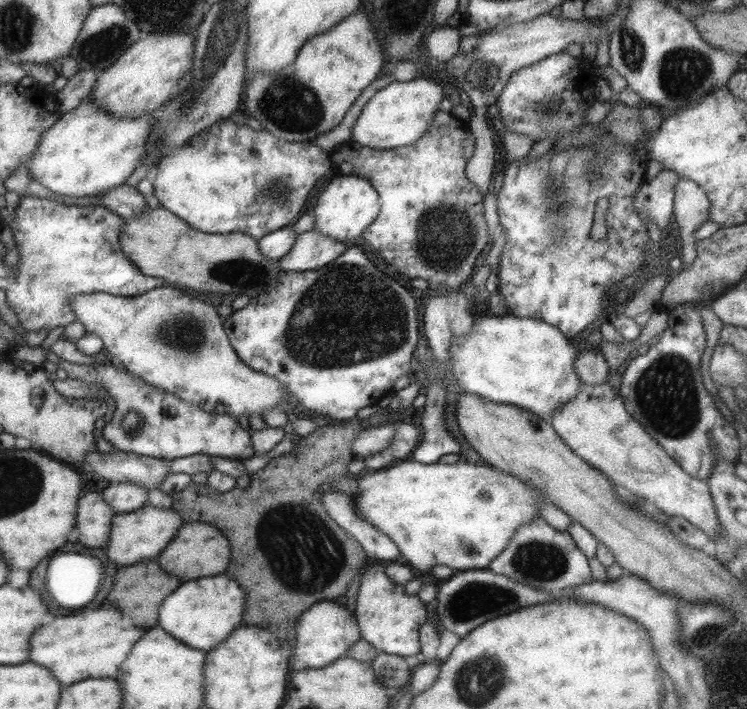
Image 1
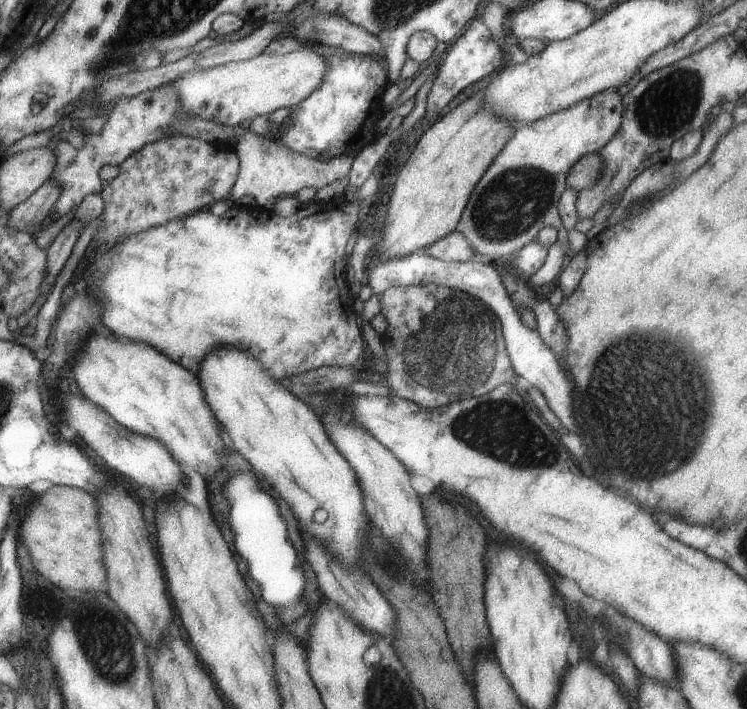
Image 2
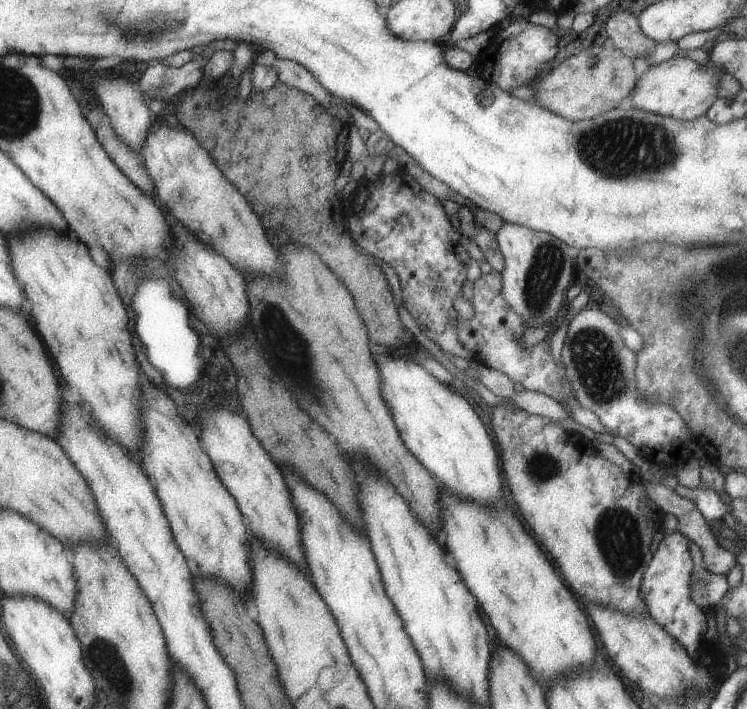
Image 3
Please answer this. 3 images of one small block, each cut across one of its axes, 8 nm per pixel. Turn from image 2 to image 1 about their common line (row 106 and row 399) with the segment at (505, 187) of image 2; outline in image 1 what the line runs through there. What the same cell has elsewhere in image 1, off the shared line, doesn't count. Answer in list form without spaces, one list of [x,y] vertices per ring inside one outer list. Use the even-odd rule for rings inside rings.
[[[608,381],[581,383],[579,392],[550,415],[544,420],[574,454],[599,469],[622,491],[652,502],[665,515],[683,517],[711,540],[719,535],[719,522],[705,479],[689,476],[669,458],[664,448],[625,411],[617,387]]]

